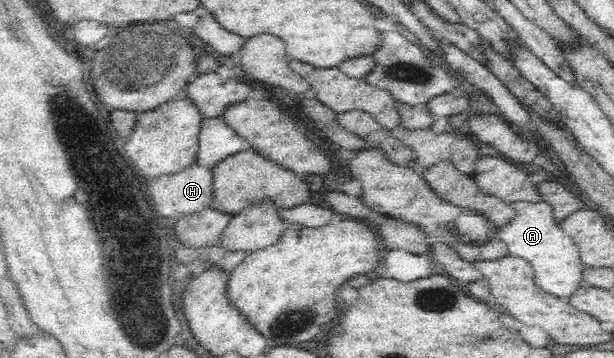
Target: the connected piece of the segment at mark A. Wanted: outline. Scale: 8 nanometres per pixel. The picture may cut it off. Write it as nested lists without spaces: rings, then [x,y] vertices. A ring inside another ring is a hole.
[[[548,201],[512,203],[518,211],[518,216],[513,221],[500,227],[498,236],[508,243],[508,250],[514,256],[528,259],[538,270],[538,282],[546,286],[552,294],[558,294],[563,299],[568,299],[576,294],[578,288],[587,284],[584,272],[588,266],[582,261],[578,243],[562,229],[562,222],[554,215],[554,205]]]

